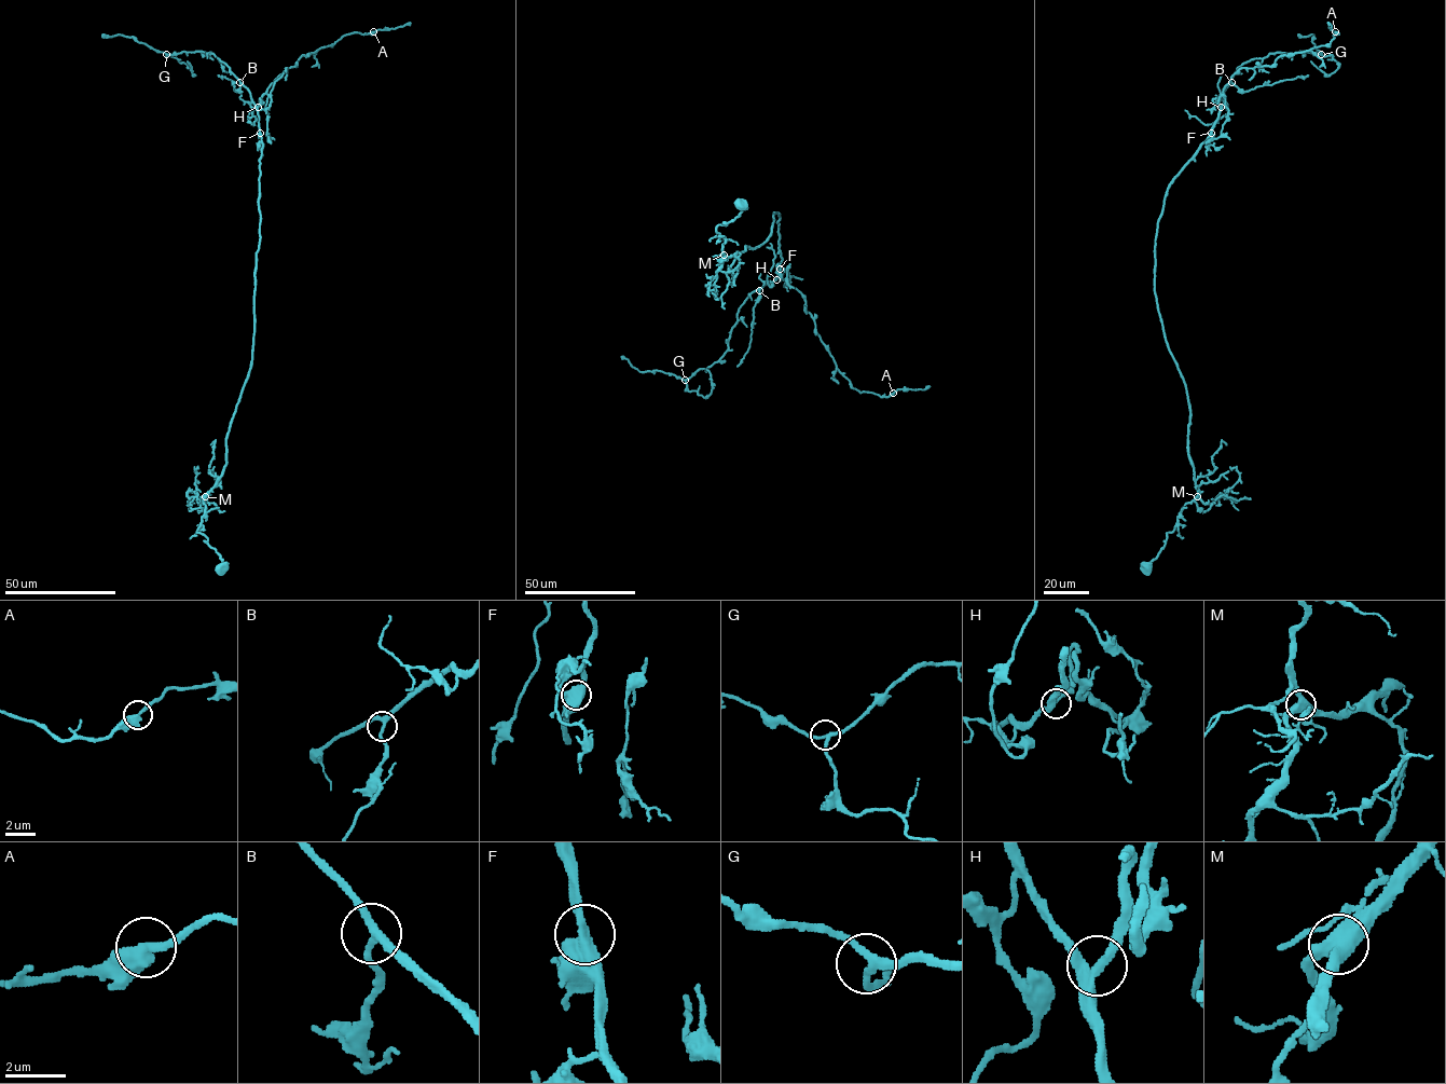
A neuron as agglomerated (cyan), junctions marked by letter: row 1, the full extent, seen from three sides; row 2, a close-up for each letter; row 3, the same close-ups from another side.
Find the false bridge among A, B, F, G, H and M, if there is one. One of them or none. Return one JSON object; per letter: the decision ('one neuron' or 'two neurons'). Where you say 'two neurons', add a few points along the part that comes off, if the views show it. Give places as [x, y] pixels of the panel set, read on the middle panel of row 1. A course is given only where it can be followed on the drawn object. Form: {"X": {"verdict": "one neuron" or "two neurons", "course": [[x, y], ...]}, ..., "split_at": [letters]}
{"A": {"verdict": "one neuron"}, "B": {"verdict": "one neuron"}, "F": {"verdict": "one neuron"}, "G": {"verdict": "one neuron"}, "H": {"verdict": "one neuron"}, "M": {"verdict": "one neuron"}, "split_at": []}

